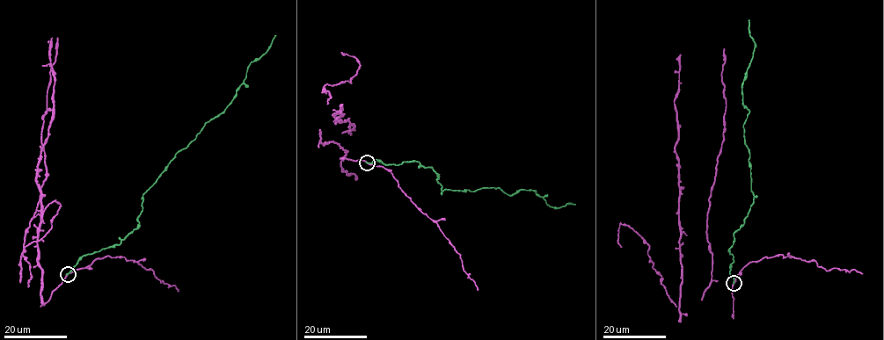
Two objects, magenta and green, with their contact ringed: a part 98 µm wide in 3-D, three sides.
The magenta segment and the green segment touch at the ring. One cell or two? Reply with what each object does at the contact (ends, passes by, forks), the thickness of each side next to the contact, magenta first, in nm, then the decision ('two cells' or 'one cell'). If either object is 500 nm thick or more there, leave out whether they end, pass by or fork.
magenta passes by; green ends; calibres 170 and 240 nm; one cell

